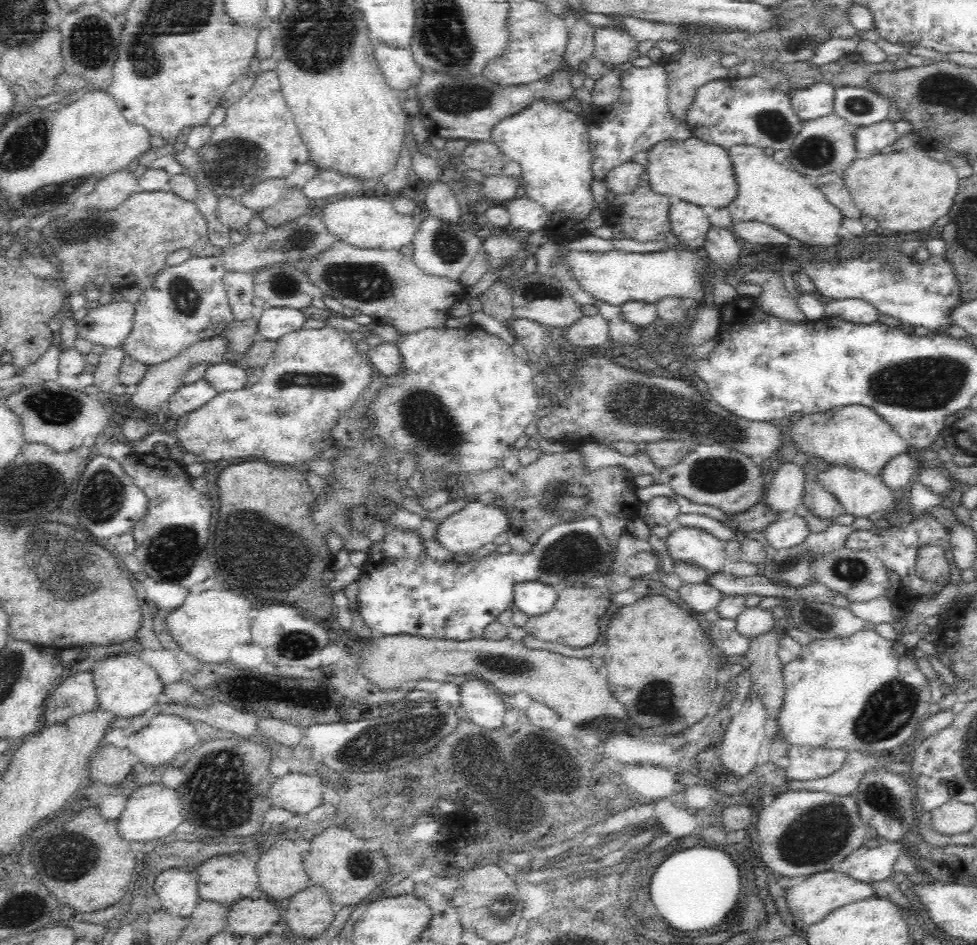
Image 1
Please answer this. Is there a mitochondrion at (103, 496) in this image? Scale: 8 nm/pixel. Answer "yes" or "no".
yes

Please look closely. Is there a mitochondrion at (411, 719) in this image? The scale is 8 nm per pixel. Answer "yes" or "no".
yes

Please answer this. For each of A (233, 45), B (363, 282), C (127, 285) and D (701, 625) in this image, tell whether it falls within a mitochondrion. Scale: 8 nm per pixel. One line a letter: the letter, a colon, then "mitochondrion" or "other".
A: other
B: mitochondrion
C: other
D: other

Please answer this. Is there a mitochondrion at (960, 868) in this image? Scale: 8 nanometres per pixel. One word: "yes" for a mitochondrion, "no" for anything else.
no

